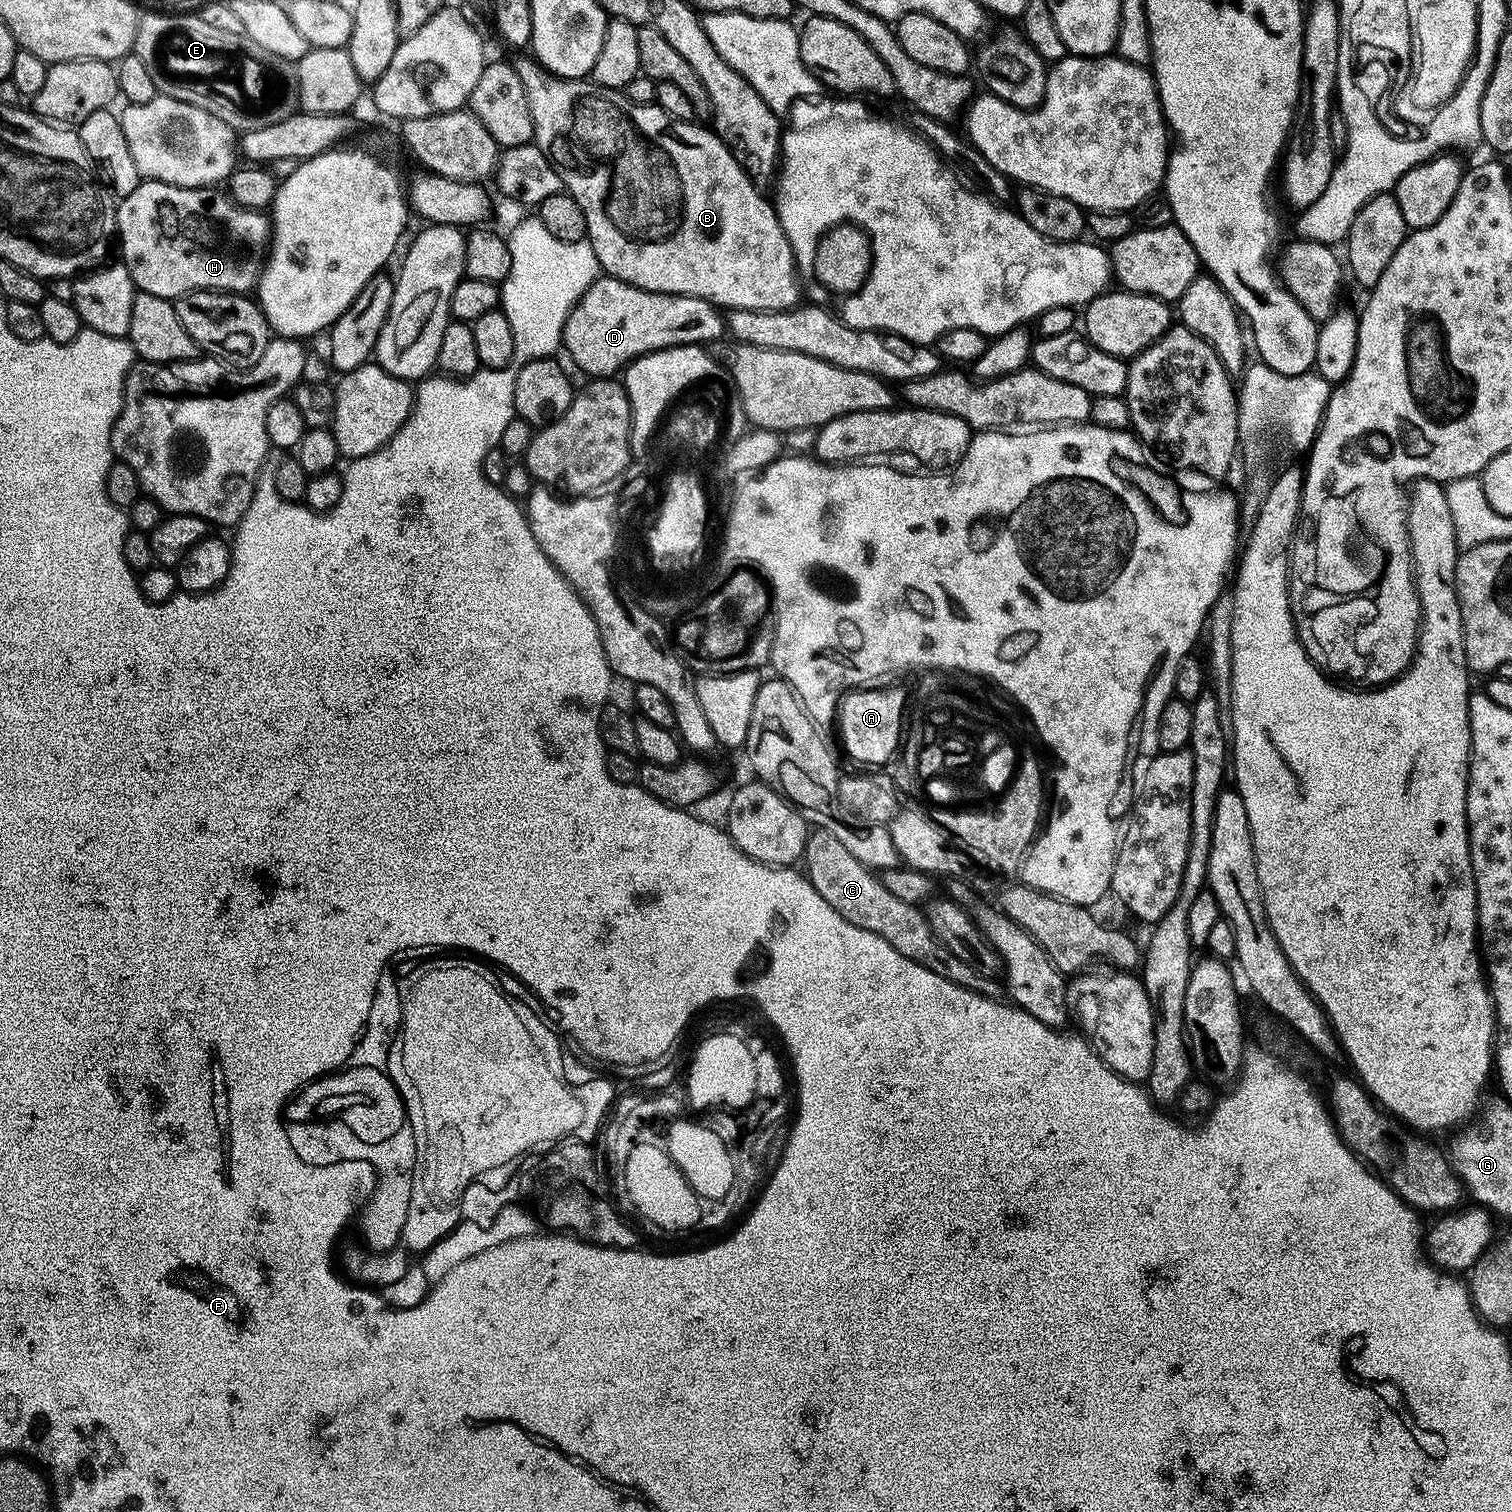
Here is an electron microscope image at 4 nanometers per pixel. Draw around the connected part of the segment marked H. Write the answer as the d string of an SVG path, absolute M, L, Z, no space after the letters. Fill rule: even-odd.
M157 180L142 182L134 194L119 201L116 227L118 248L124 251L122 263L130 270L137 289L173 302L191 292L255 293L273 243L272 220L263 211L236 204L227 191L215 187L179 188Z

